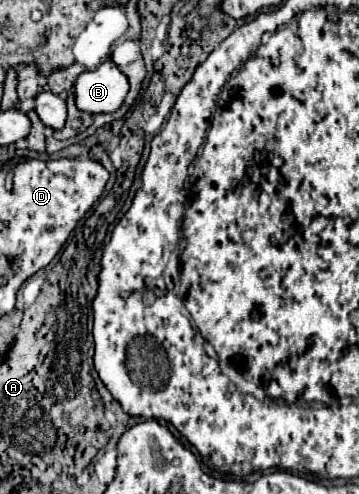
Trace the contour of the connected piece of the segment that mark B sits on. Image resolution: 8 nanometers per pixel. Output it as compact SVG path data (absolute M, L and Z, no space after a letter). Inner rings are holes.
M107 59L93 71L83 71L75 83L77 109L87 113L113 113L129 91L127 77Z

